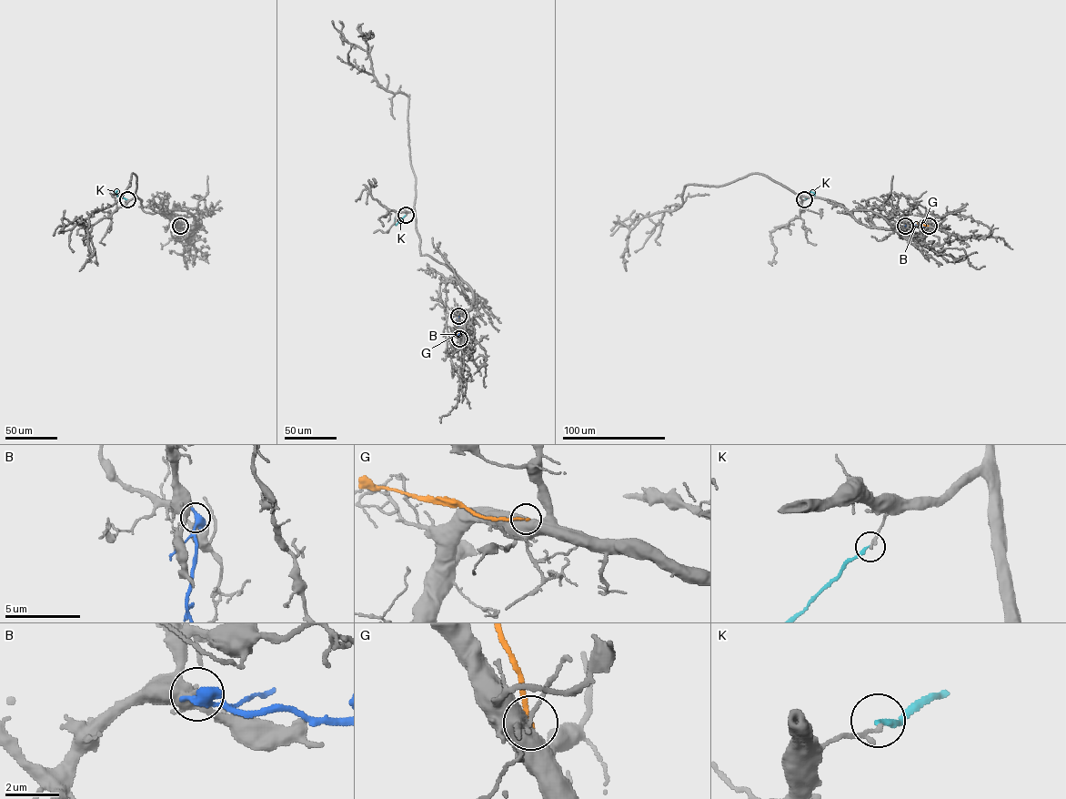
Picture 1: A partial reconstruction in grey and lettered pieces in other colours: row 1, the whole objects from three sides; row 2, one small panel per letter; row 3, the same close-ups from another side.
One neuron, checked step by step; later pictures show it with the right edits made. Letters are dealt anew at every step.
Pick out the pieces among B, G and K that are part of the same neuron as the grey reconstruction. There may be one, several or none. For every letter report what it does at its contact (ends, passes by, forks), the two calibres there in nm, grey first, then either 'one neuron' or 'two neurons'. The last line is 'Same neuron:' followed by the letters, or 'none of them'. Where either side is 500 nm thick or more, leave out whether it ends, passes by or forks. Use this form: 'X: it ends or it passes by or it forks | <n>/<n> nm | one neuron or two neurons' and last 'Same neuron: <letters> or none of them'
B: 130/500 nm | two neurons
G: 850/170 nm | two neurons
K: it ends | 170/220 nm | two neurons
Same neuron: none of them

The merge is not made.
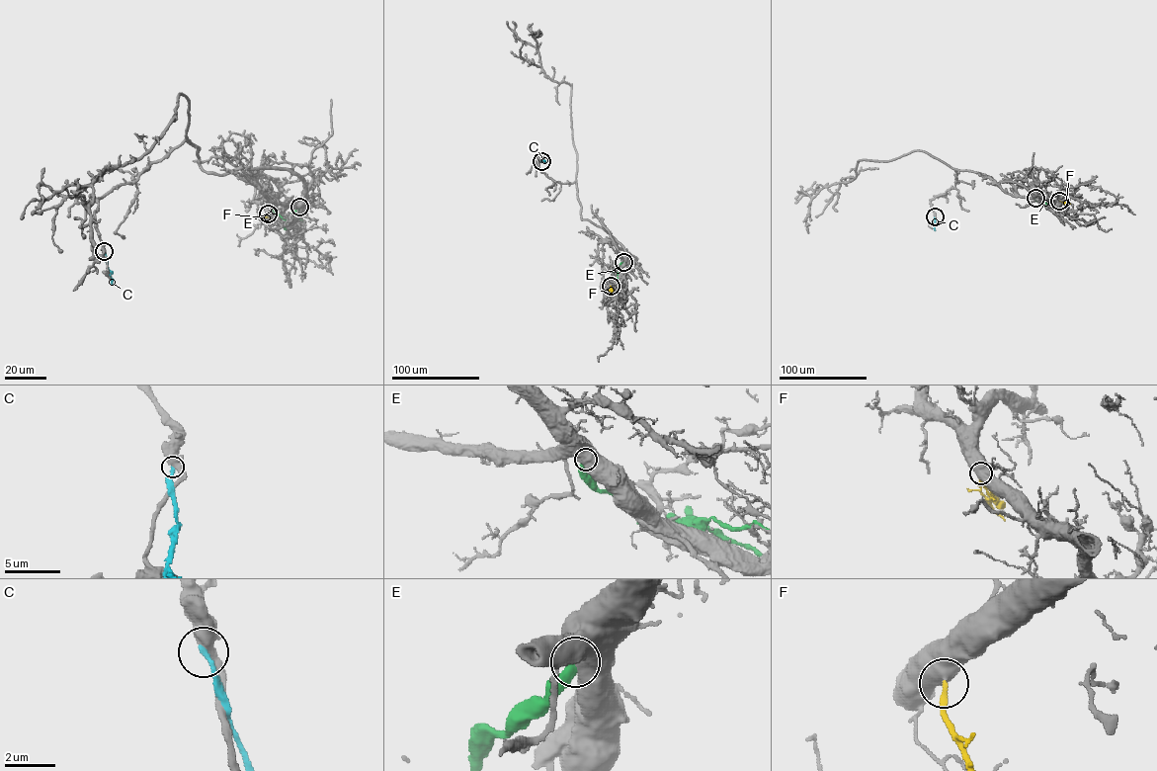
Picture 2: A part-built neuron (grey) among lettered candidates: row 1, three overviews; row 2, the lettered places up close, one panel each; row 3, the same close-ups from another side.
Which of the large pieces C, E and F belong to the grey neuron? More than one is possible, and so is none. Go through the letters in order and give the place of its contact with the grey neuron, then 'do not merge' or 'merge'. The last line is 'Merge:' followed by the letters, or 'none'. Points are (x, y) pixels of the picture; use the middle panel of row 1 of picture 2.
C: meets grey at (541, 161); do not merge
E: meets grey at (623, 262); do not merge
F: meets grey at (611, 286); merge
Merge: F

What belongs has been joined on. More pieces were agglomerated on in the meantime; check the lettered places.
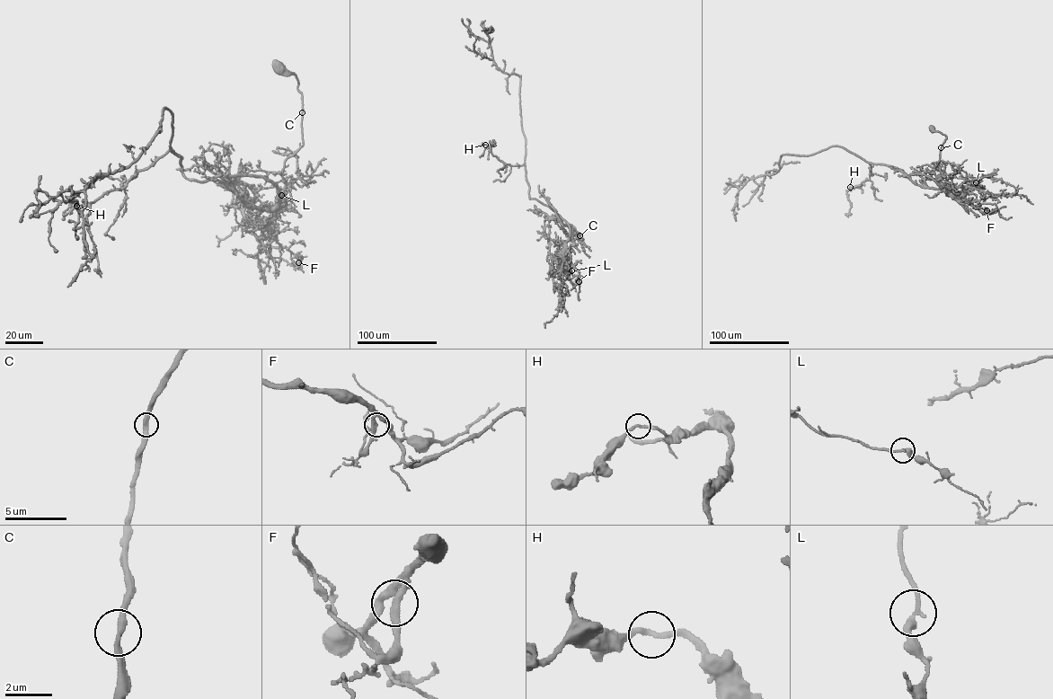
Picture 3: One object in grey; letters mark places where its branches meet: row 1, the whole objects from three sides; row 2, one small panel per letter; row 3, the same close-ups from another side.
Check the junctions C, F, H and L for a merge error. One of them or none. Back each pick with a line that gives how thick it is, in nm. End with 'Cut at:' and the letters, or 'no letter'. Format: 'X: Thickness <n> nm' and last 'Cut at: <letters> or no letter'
Cut at: no letter

